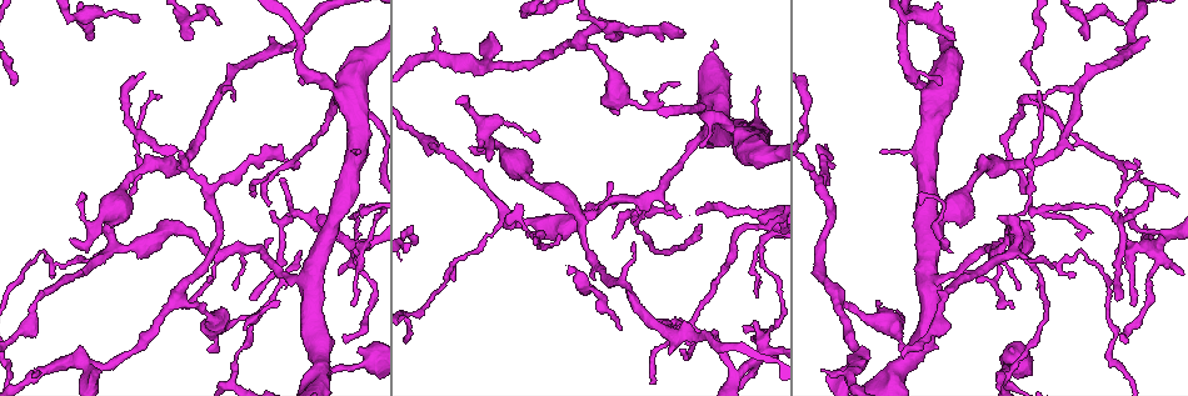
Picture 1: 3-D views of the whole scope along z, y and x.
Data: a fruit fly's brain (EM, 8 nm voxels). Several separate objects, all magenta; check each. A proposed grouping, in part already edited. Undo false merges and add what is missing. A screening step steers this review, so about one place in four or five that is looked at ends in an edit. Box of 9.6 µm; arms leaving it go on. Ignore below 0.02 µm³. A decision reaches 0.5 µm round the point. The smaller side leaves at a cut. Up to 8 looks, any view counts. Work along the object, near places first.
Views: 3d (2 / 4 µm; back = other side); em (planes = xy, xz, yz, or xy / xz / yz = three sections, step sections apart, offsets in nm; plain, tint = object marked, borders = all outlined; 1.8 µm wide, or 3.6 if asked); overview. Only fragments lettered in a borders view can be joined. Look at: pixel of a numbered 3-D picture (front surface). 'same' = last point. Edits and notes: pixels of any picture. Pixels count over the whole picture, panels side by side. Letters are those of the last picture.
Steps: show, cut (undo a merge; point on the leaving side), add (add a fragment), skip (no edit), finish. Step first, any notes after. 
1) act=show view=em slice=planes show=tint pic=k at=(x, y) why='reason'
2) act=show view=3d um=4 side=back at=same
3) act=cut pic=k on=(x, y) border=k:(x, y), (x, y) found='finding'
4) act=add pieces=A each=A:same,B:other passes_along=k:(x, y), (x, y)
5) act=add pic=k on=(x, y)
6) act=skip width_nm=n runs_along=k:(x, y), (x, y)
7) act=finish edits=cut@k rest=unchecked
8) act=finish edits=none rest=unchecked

act=show view=em slice=yz step=4 show=tint pic=1 at=(349, 247) why='four arms meet'

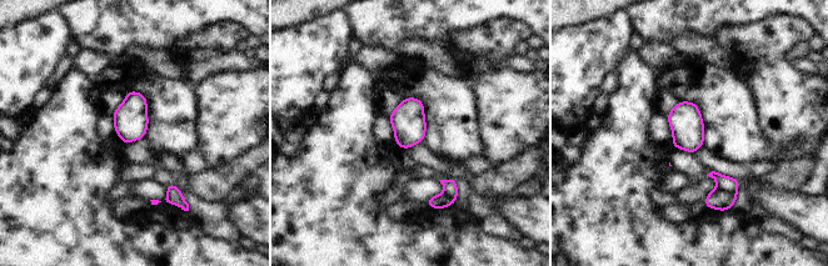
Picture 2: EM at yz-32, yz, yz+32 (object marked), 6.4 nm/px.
act=show view=em slice=planes show=borders at=same

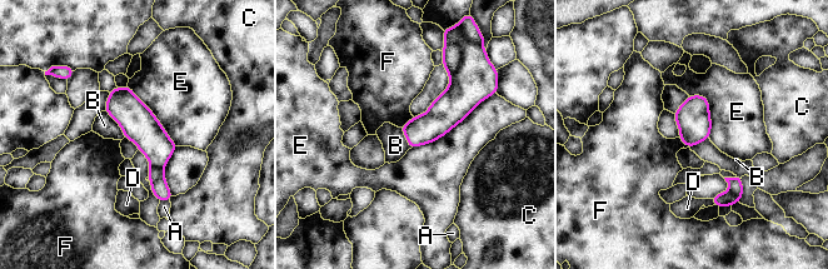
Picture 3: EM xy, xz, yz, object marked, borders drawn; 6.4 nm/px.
act=cut pic=3 on=(475, 79) each=A:other,B:other,C:other,D:other,E:other,F:other border=3:(460, 58), (459, 66), (450, 76) found='two neurons meet here'

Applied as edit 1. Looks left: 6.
act=show view=overview why='see it whole again'

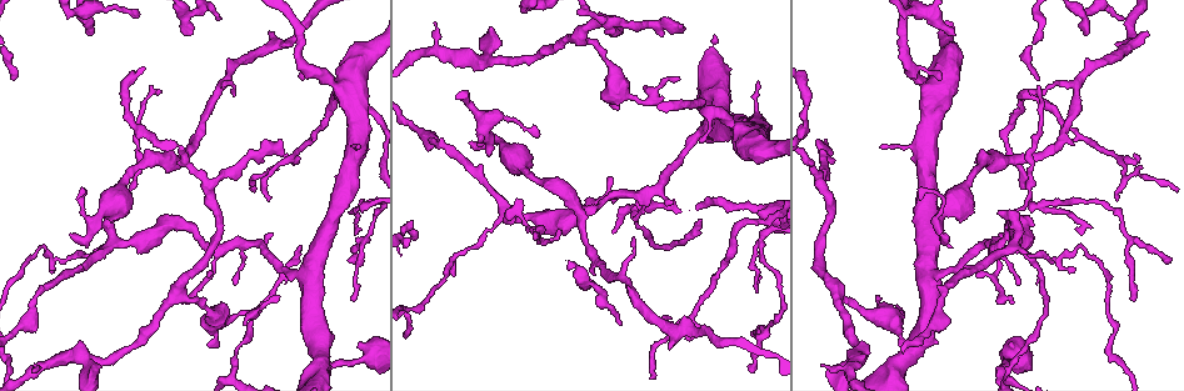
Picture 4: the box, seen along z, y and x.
act=show view=3d um=2 pic=4 at=(1115, 200)

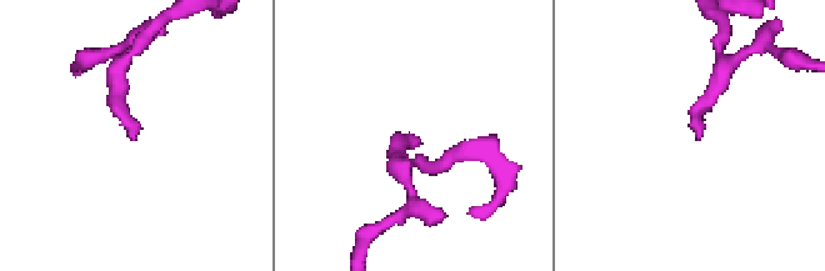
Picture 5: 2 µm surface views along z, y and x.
act=show view=em slice=planes show=borders pic=5 at=(130, 138)

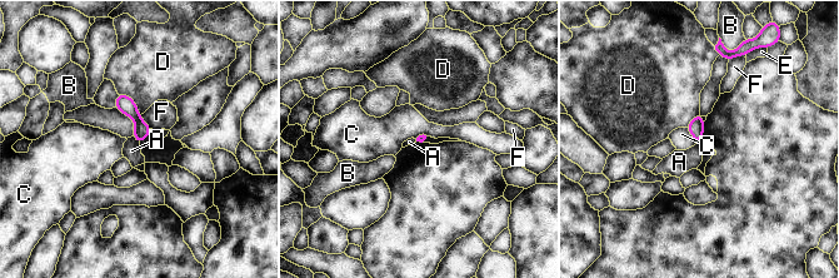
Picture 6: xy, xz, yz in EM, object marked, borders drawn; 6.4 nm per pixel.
act=skip longest_contact=D:220nm each=A:other,B:other,C:other,D:other,E:other,F:other found='none of them fits'

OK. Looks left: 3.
act=show view=em slice=planes show=tint pic=4 at=(107, 249) why='looks like a crossing'

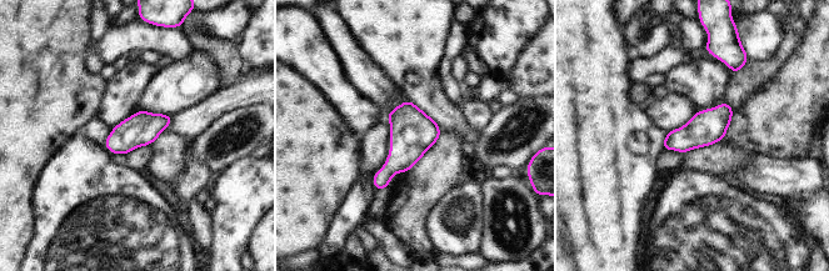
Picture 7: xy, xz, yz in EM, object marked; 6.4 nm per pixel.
act=show view=em slice=planes show=borders at=same why='what lies round it'

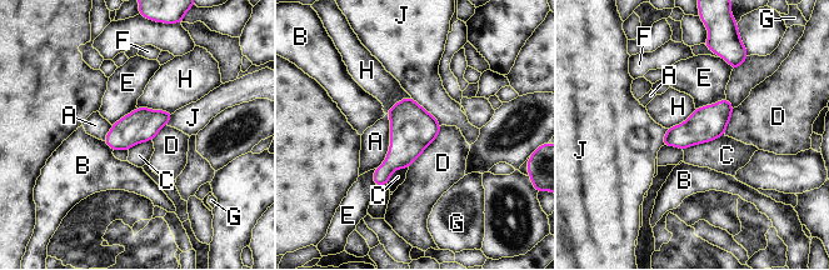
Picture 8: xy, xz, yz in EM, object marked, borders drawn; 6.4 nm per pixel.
act=skip each=A:other,B:other,C:other,D:other,E:other,F:other,G:other,H:other,J:other border=8:(724, 134), (683, 150) found='one neuron here'

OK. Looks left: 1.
act=finish edits=cut@3 rest=unchecked

